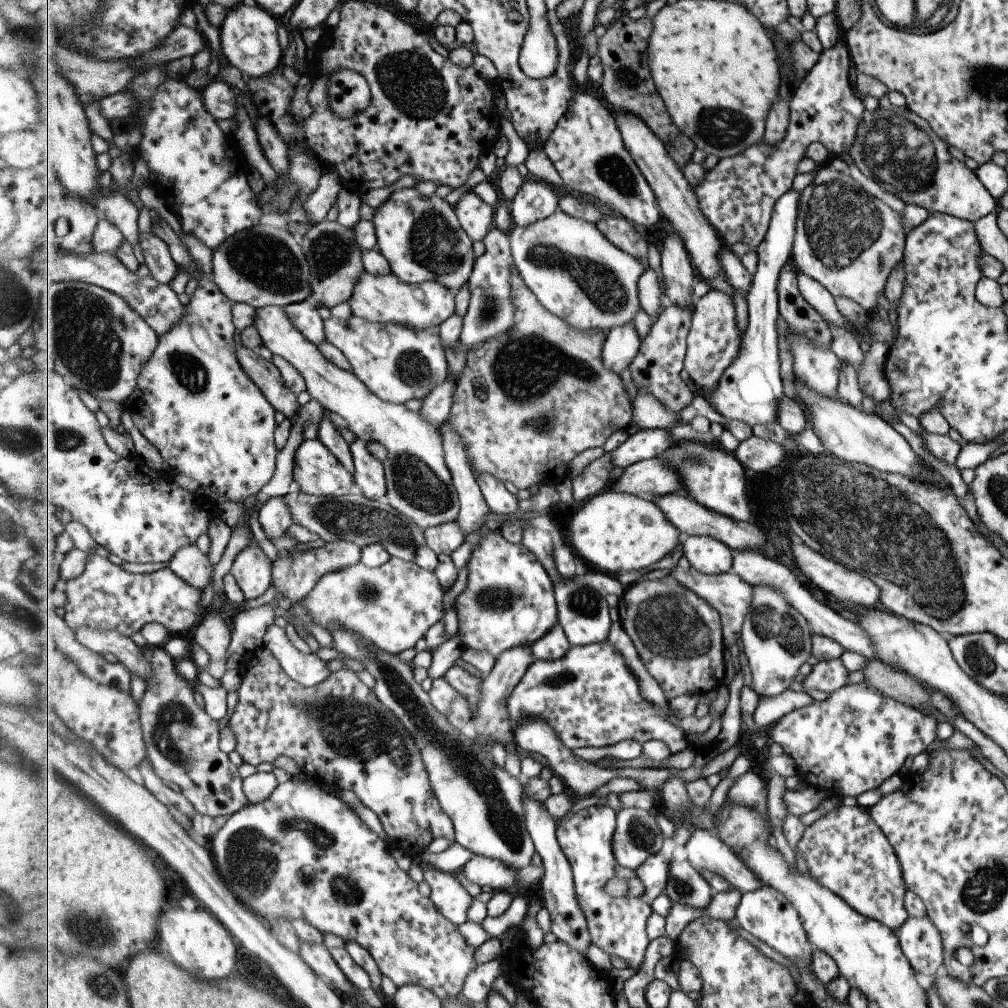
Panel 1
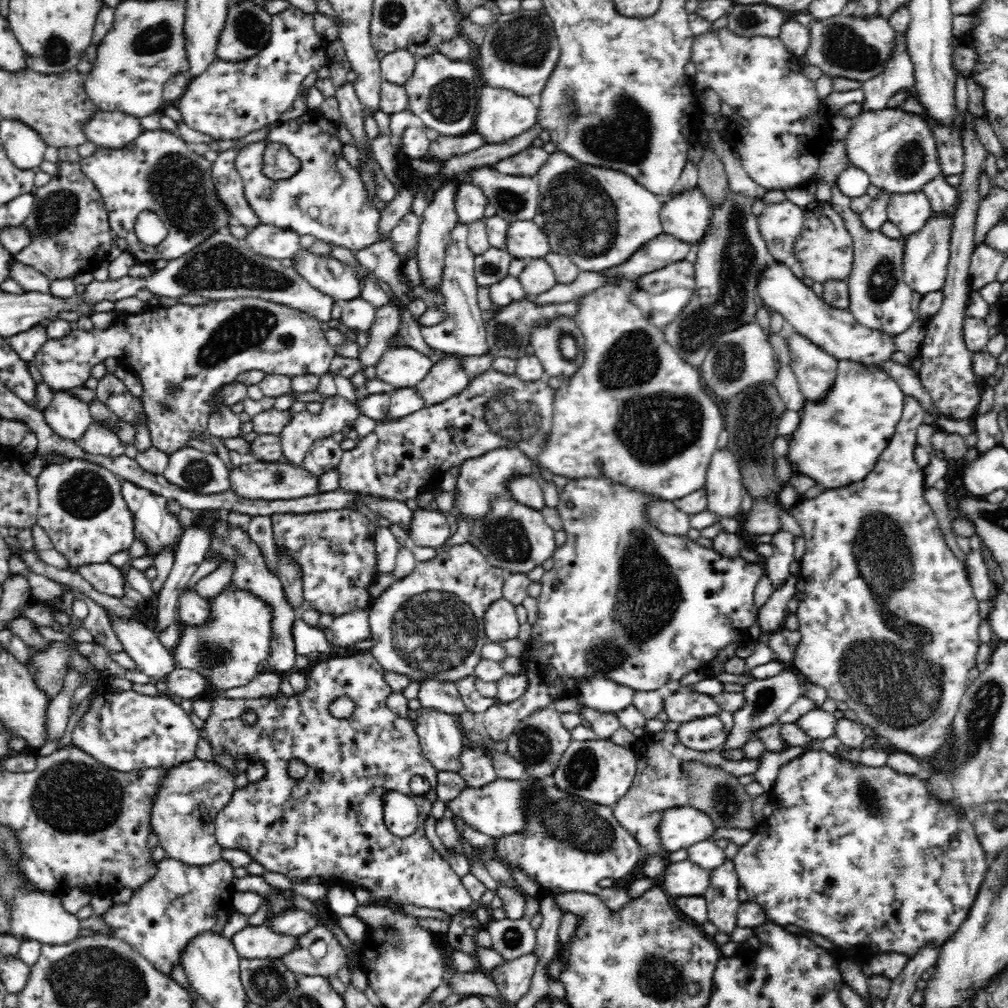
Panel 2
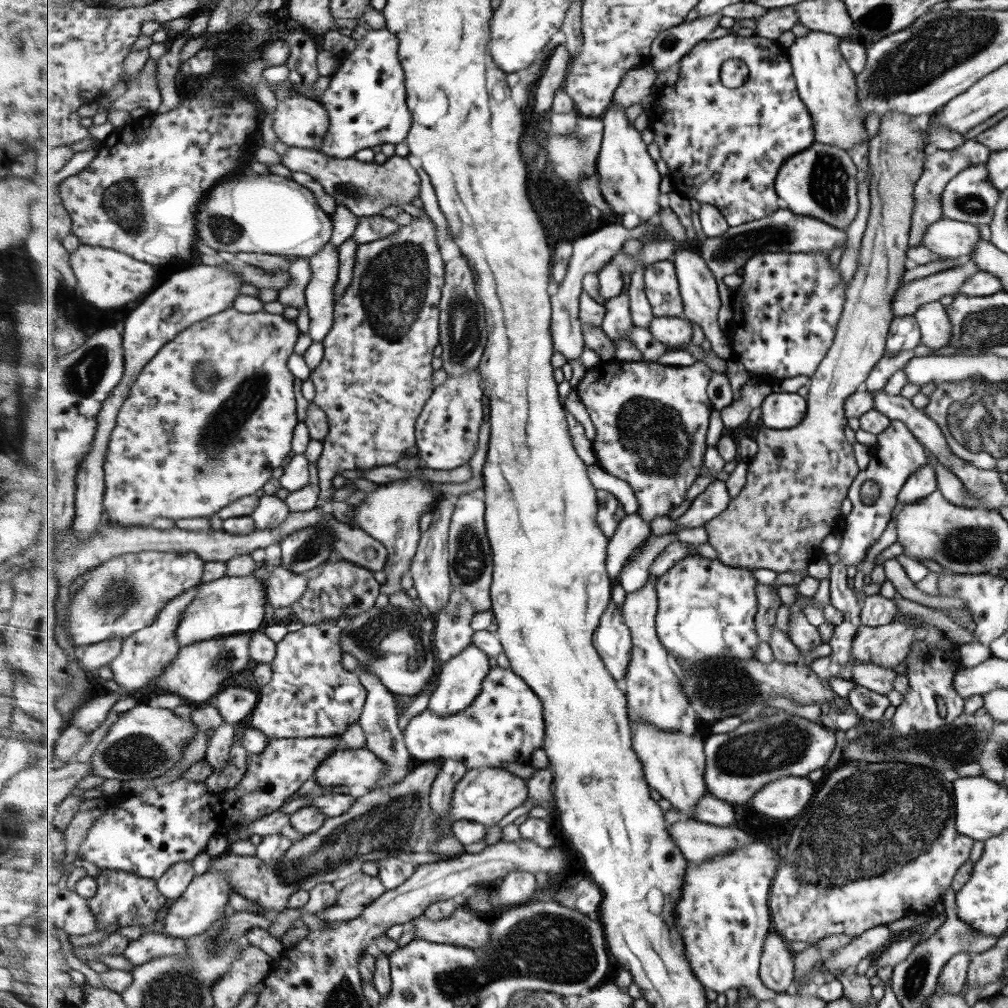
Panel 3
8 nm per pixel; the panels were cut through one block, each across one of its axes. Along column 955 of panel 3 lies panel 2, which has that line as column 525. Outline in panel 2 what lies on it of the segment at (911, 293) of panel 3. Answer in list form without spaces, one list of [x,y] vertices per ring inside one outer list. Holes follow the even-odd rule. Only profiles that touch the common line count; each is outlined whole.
[[[544,258],[527,260],[525,267],[517,277],[520,279],[526,295],[534,297],[552,290],[559,283],[552,265]]]

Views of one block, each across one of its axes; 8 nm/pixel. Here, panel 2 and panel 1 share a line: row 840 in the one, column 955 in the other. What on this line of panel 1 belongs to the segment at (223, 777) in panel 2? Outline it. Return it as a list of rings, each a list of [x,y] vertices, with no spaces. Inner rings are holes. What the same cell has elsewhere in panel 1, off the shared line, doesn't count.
[[[905,106],[902,107],[904,110],[896,108],[897,112],[895,108],[881,107],[875,111],[863,110],[861,120],[855,126],[853,143],[848,151],[854,166],[863,175],[876,182],[884,192],[895,195],[905,205],[914,205],[927,212],[944,213],[974,223],[997,210],[997,202],[985,190],[974,172],[949,154],[946,143],[931,130],[923,118],[919,118]]]

